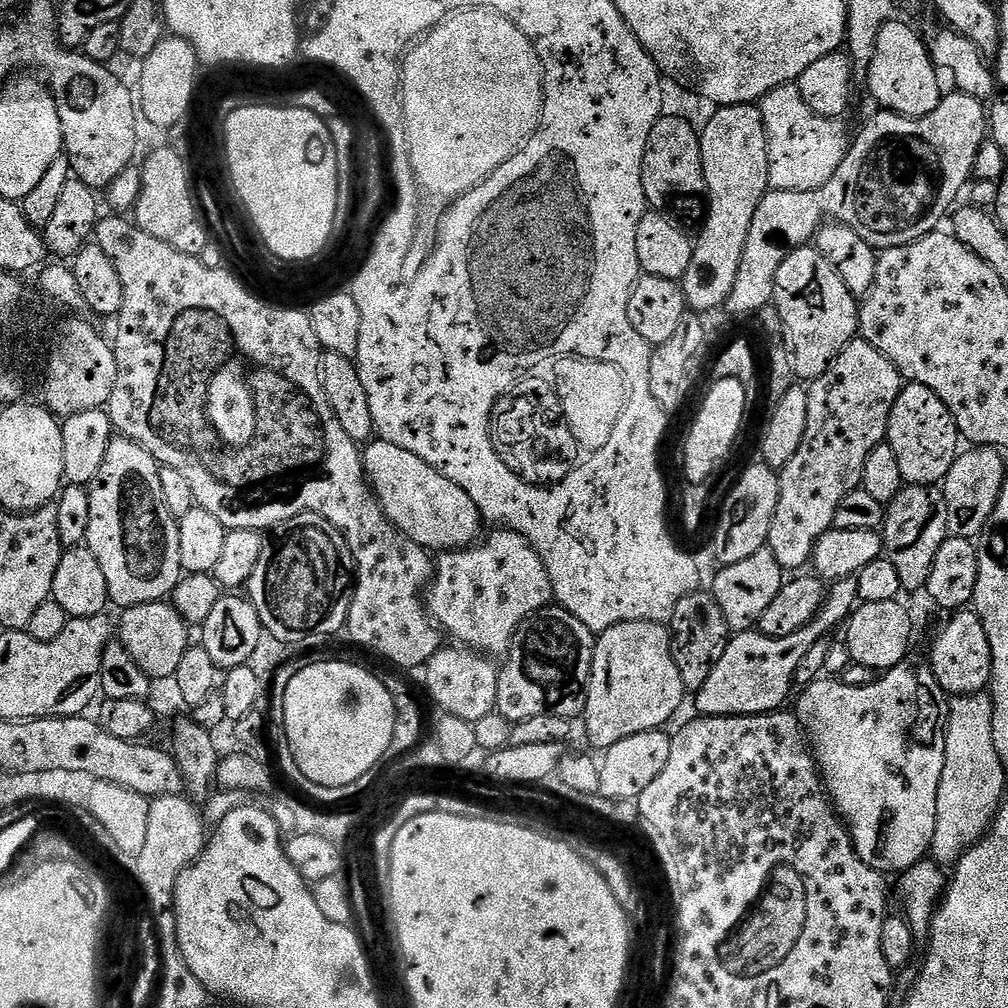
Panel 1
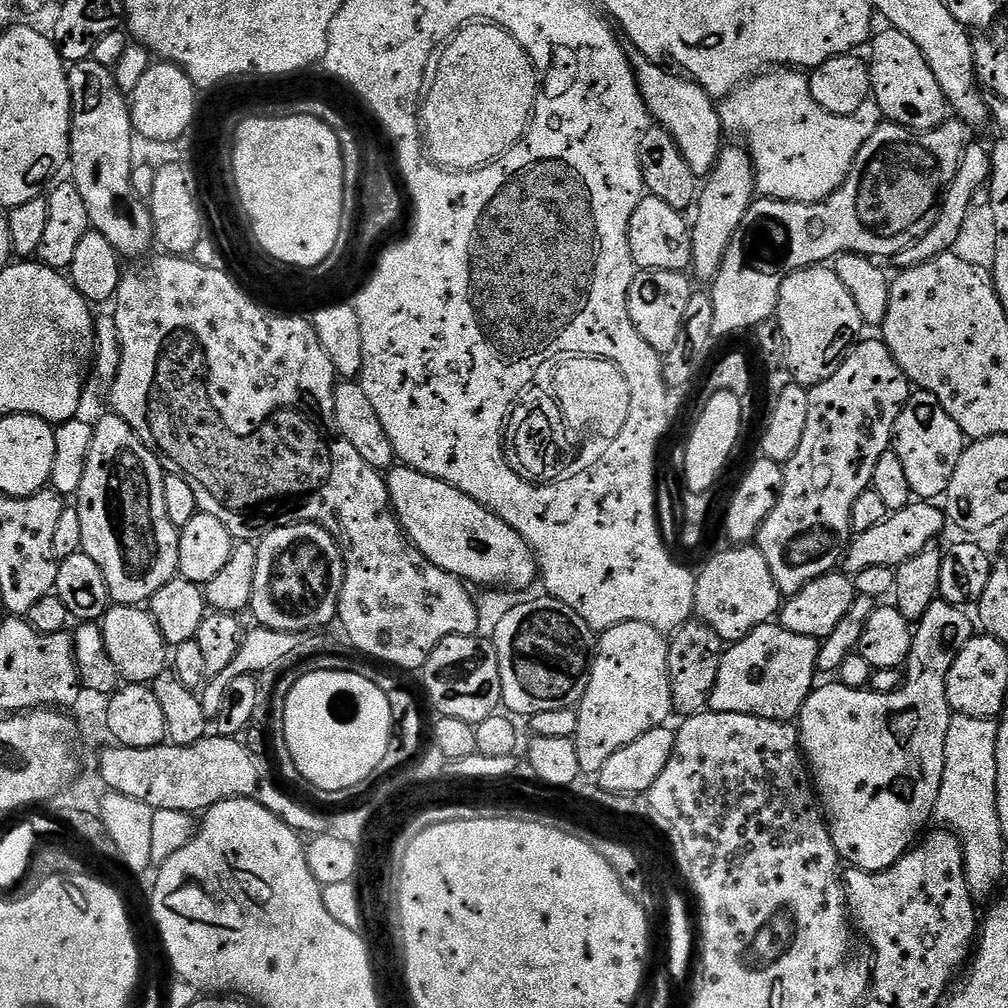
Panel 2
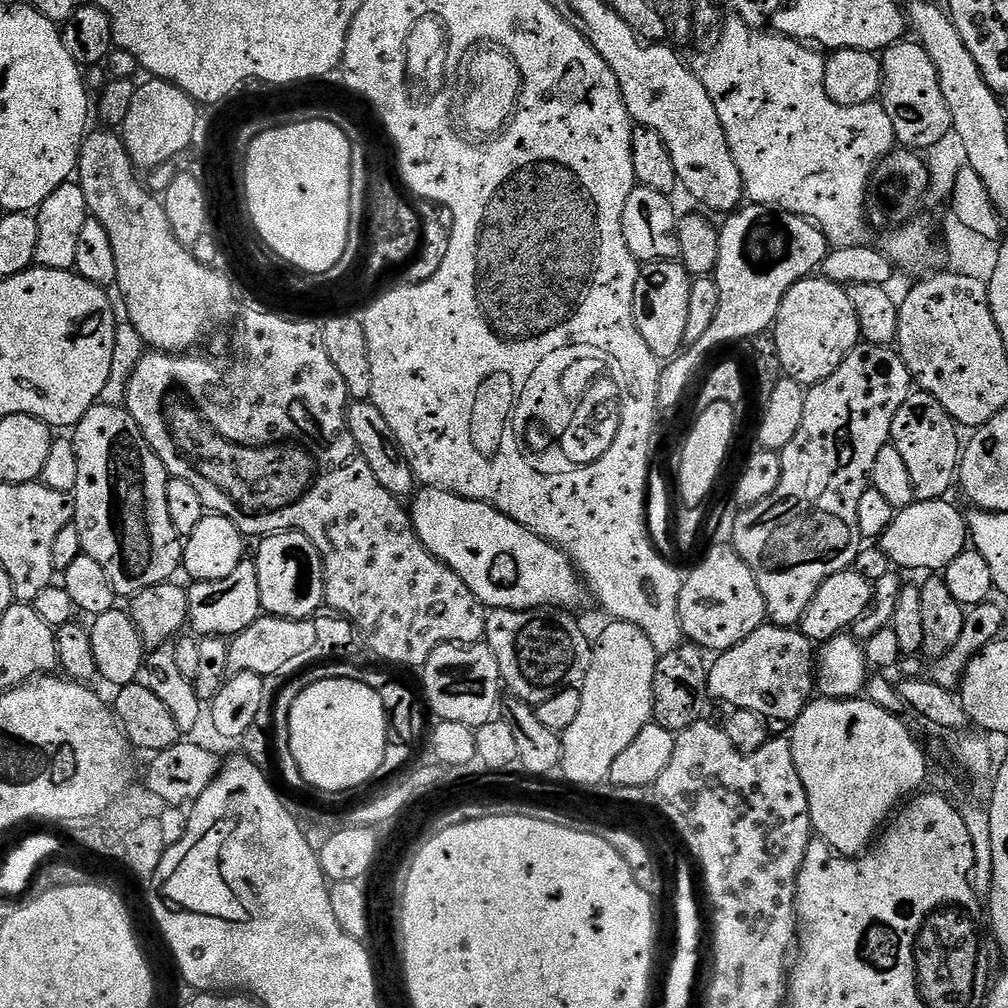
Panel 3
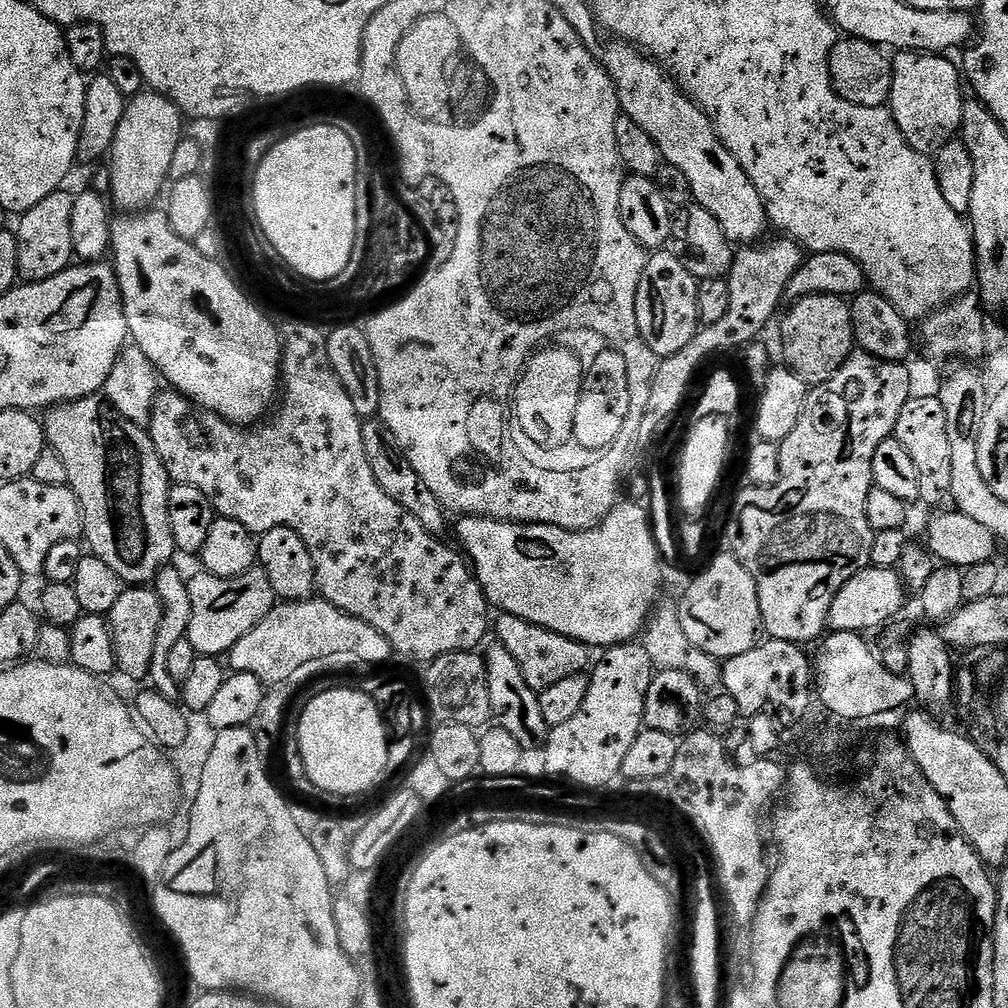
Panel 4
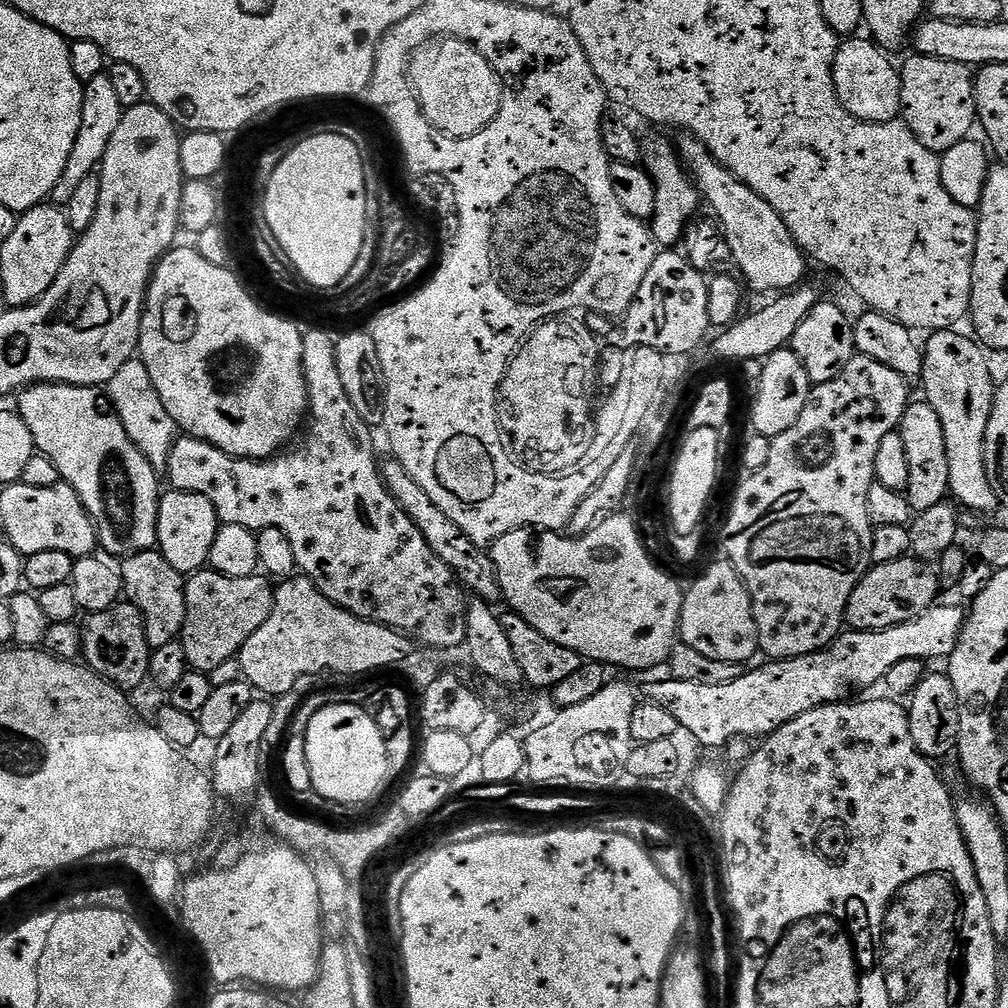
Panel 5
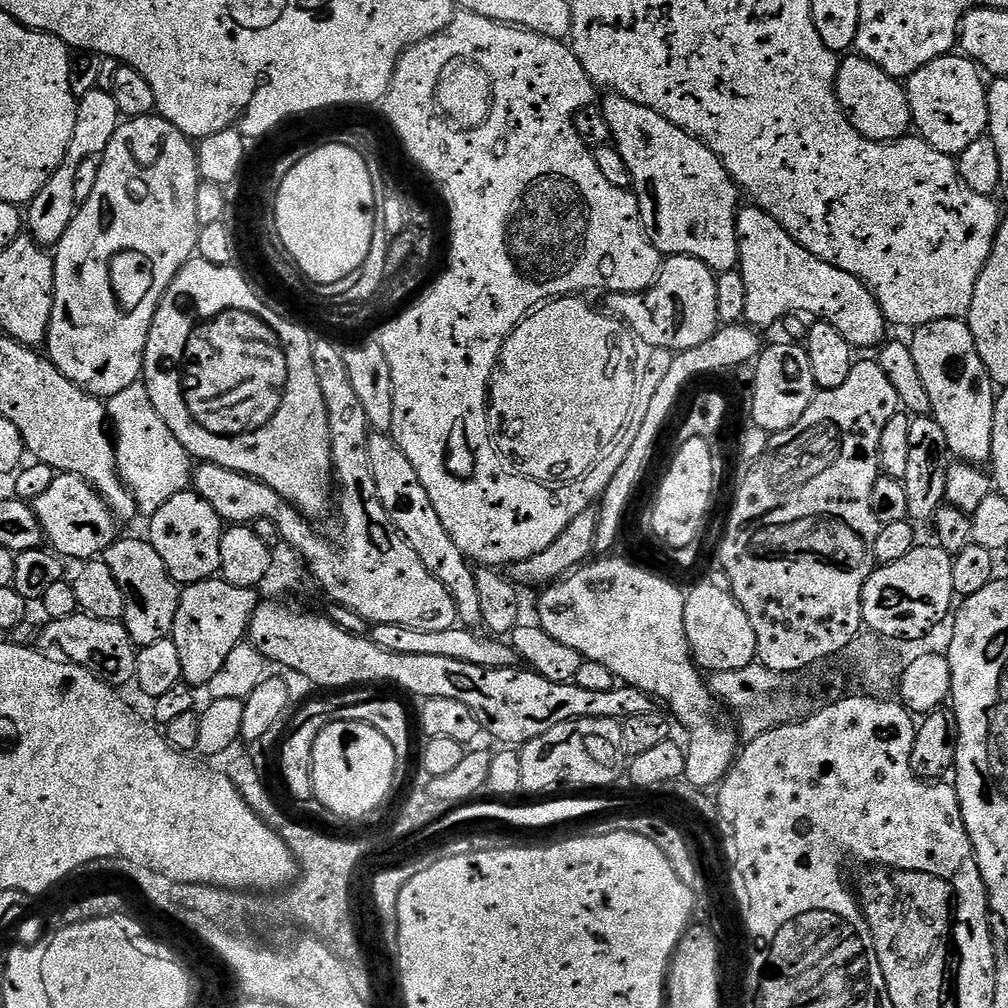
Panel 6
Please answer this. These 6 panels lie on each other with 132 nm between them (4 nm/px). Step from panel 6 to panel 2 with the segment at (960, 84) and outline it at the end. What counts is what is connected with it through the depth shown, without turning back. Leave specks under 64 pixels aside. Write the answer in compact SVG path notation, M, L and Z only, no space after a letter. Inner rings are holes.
M891 26L885 29L885 32L877 31L870 40L872 96L881 113L891 123L901 124L914 132L929 132L939 128L946 119L949 107L942 94L942 86L938 86L938 78L934 78L934 70L930 70L922 50L918 50L918 46L914 46L906 34Z

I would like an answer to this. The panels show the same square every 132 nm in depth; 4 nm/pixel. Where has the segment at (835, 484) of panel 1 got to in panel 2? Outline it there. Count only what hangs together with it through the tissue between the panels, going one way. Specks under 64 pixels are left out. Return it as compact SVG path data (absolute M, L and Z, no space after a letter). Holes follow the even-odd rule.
M883 339L863 340L841 359L838 370L834 370L826 382L810 389L810 415L806 418L802 443L783 465L782 494L766 522L756 531L754 546L766 558L766 566L770 566L770 574L774 574L774 582L785 597L802 590L806 582L814 582L814 578L826 575L841 563L848 541L854 535L850 510L854 510L858 494L871 489L874 466L878 466L882 454L890 451L896 419L910 395L908 375L898 366Z

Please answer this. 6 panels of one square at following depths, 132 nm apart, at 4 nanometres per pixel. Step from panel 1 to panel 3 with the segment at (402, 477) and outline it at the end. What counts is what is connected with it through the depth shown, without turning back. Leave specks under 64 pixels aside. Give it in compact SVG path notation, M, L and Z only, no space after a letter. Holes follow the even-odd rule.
M421 487L419 491L411 497L410 515L412 525L416 531L417 538L424 543L426 550L430 550L430 554L438 557L446 566L450 566L450 570L454 570L454 574L458 574L458 578L462 578L462 582L466 582L466 586L470 586L470 590L474 595L484 603L484 607L491 610L493 608L509 608L510 610L526 610L527 608L558 608L561 610L576 610L576 607L583 602L586 597L586 585L576 570L576 565L572 559L557 548L555 544L549 540L543 540L538 534L534 534L530 530L523 528L518 522L514 522L510 518L506 518L506 514L502 514L494 506L490 506L486 502L474 502L462 498L458 494L450 494L441 488Z

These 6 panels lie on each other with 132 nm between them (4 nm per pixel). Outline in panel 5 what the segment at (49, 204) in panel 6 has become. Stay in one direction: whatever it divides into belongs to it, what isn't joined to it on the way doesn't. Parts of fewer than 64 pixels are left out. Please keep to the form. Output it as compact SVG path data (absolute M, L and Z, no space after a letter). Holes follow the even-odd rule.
M107 74L90 78L90 82L84 85L82 126L78 130L78 138L74 138L74 150L70 150L70 162L66 162L66 170L62 170L62 178L58 178L58 186L54 186L50 197L51 203L67 206L70 197L74 195L75 188L81 184L82 178L99 169L110 146L110 138L114 138L114 130L118 130L118 122L122 122L125 111L122 102L118 102L118 94Z

